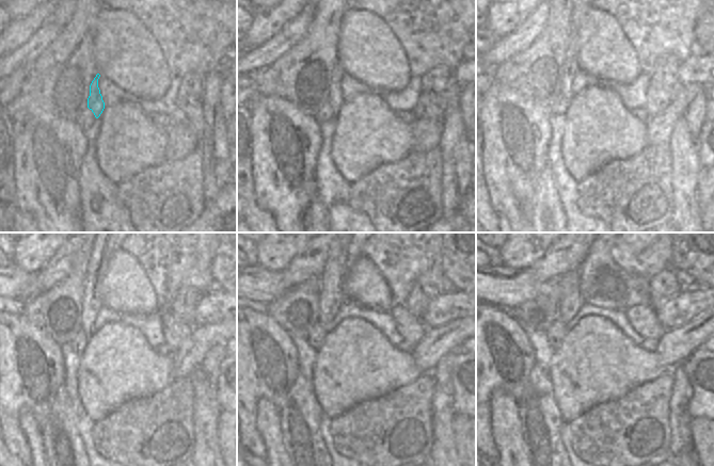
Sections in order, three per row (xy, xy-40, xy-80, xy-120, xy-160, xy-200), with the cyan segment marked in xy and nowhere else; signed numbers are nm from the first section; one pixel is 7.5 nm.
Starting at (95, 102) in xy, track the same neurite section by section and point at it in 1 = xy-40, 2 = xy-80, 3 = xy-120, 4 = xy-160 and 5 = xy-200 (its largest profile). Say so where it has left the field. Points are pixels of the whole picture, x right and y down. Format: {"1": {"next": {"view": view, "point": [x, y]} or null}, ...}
{"1": {"next": {"view": "xy-40", "point": [335, 99]}}, "2": {"next": {"view": "xy-80", "point": [571, 67]}}, "3": {"next": {"view": "xy-120", "point": [96, 270]}}, "4": {"next": {"view": "xy-160", "point": [332, 296]}}, "5": {"next": {"view": "xy-200", "point": [570, 301]}}}

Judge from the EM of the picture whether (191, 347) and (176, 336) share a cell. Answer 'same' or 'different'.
different

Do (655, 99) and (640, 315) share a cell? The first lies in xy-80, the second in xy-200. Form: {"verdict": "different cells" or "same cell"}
{"verdict": "same cell"}

